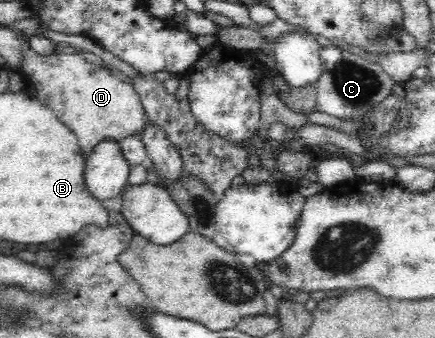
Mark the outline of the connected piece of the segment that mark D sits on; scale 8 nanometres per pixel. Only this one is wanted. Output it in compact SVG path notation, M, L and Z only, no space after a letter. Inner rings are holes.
M26 44L22 46L23 63L19 64L17 72L25 79L26 89L43 105L53 110L59 120L77 136L78 146L85 158L103 140L112 139L115 143L120 143L125 137L141 132L145 123L143 106L131 83L118 80L109 70L87 62L79 53L39 55L27 48Z

